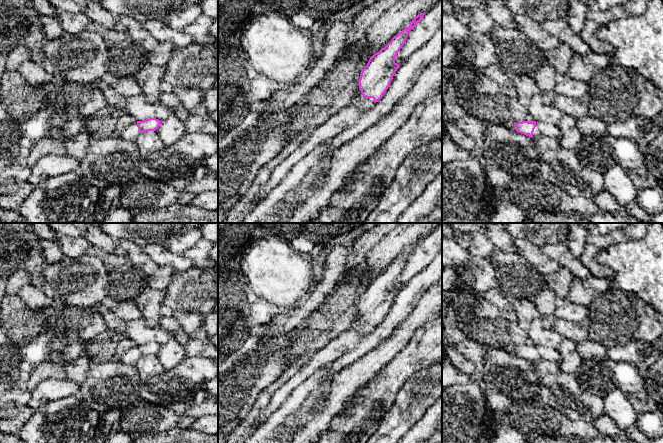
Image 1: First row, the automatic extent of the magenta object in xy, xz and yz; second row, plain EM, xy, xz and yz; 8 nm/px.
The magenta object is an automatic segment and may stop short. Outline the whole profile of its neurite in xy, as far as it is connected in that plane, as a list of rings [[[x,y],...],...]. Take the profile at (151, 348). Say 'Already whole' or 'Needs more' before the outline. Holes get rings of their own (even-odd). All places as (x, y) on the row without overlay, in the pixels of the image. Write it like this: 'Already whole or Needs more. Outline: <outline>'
Needs more. Outline: [[[156,342],[136,345],[120,356],[120,361],[128,365],[136,365],[140,357],[157,354],[161,346]]]

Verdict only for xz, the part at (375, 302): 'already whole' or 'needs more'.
needs more

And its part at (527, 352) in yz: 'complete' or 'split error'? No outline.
split error

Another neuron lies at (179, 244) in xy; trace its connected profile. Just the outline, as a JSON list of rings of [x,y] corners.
[[[199,228],[188,229],[186,233],[168,237],[162,246],[175,254],[183,255],[200,239],[202,239],[202,233]]]

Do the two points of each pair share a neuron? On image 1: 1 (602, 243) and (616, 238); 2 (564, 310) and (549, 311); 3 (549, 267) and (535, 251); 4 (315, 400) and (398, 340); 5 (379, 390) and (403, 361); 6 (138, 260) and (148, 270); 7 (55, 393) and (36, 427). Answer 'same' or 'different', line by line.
1: same
2: different
3: same
4: different
5: same
6: same
7: different

